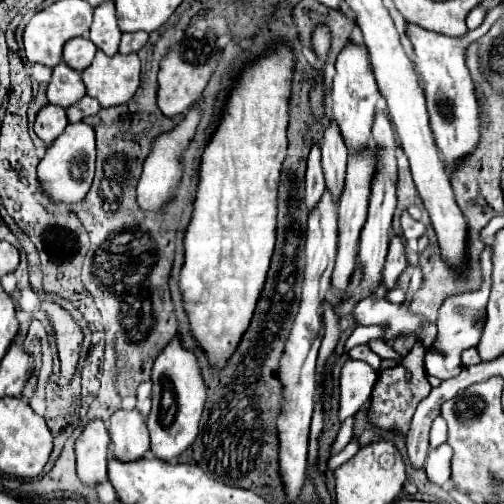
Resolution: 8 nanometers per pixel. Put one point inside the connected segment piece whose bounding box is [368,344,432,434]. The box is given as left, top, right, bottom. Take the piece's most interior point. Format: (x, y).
(395, 397)

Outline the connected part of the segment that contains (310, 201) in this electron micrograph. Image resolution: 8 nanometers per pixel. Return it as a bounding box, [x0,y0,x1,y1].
[306,146,324,212]

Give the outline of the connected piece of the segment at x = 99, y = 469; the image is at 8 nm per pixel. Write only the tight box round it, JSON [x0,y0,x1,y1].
[76,420,110,486]

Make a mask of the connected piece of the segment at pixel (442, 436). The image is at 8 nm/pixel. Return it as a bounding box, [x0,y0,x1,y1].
[430,418,448,448]

